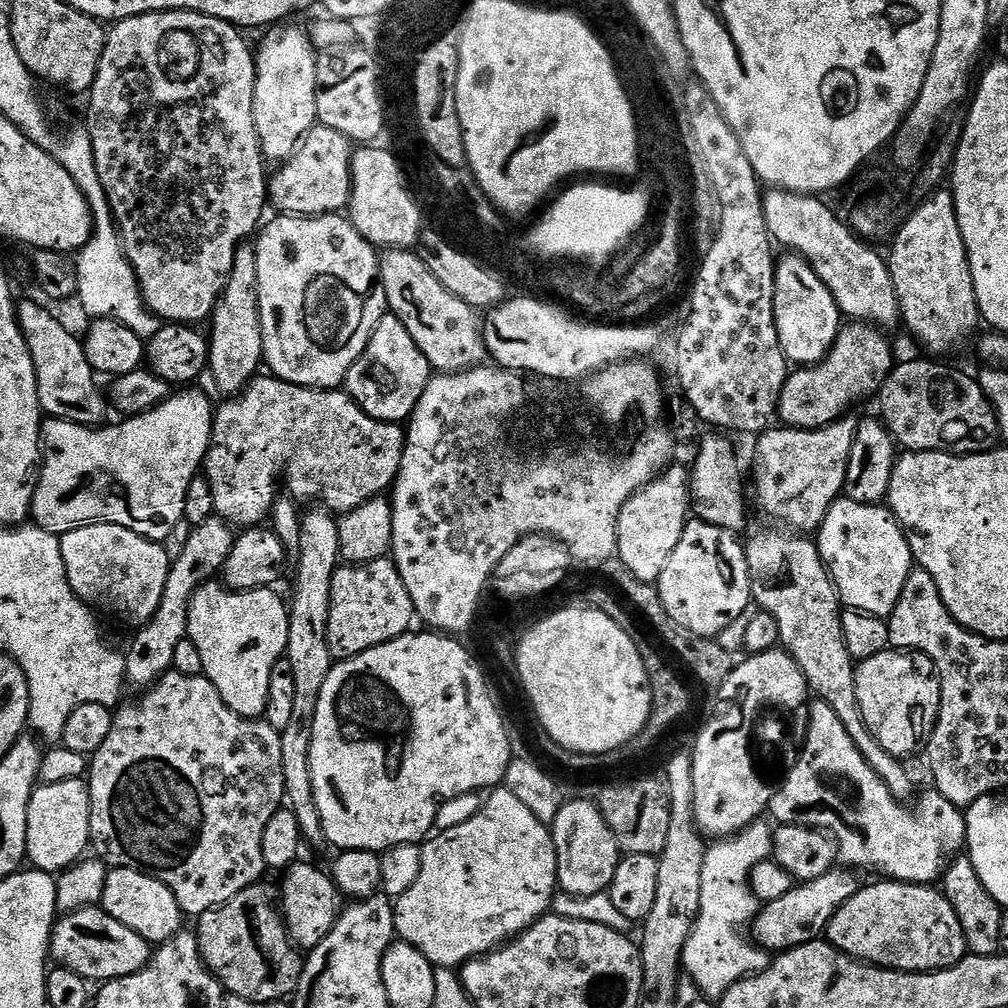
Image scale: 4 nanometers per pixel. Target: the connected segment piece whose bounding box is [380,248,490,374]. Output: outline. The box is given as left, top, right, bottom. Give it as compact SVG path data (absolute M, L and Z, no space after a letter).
M390 248L380 256L380 284L384 287L387 311L397 316L402 326L406 326L406 330L410 330L410 338L414 338L418 350L426 354L426 358L437 373L467 372L470 368L481 367L490 355L484 345L484 329L477 309L446 290L427 268L424 256L420 254L415 256L416 254L415 251L406 248Z

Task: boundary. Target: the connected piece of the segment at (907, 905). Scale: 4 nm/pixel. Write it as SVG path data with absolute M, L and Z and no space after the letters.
M901 880L879 881L861 887L830 918L826 929L827 943L856 960L878 968L893 968L896 972L936 972L941 968L953 968L969 955L968 943L962 934L962 922L954 914L954 906L944 897L939 887L927 884L904 884Z

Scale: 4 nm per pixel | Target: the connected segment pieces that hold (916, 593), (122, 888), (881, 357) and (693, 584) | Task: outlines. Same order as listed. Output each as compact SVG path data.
M919 566L913 567L912 573L906 578L906 586L902 586L902 594L896 605L898 612L891 614L894 626L888 626L888 634L894 636L888 636L888 643L896 650L920 652L934 662L936 676L940 679L942 713L942 722L936 722L936 725L938 730L954 728L952 738L956 738L956 728L968 728L968 720L972 720L970 688L976 682L976 664L980 664L976 646L985 644L987 638L962 627L953 618L938 594L938 586L934 586L934 578L930 578L930 574L926 574L926 570Z
M113 868L109 871L102 907L106 914L110 914L110 918L118 918L122 926L130 926L134 934L138 934L153 946L164 944L182 928L182 913L174 894L153 876L147 876L145 872L138 870Z
M848 322L841 327L828 356L815 366L793 371L782 386L778 420L790 428L825 428L841 419L851 404L879 393L885 378L892 373L892 348L881 329L863 322Z
M689 519L682 538L674 548L673 554L670 554L670 559L656 583L663 609L679 628L696 636L716 638L726 626L730 626L734 619L742 614L743 610L751 607L749 564L746 562L744 544L737 540L737 535L724 527L714 526L704 520Z

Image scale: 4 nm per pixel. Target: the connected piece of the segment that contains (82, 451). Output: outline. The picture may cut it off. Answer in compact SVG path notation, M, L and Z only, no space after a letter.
M188 390L177 391L154 410L121 419L121 424L112 424L109 428L45 419L42 424L42 467L32 499L31 519L35 527L46 531L62 528L68 532L81 525L99 522L125 527L146 540L166 541L184 520L186 490L190 490L190 482L197 479L212 446L214 404L200 392L184 391Z

